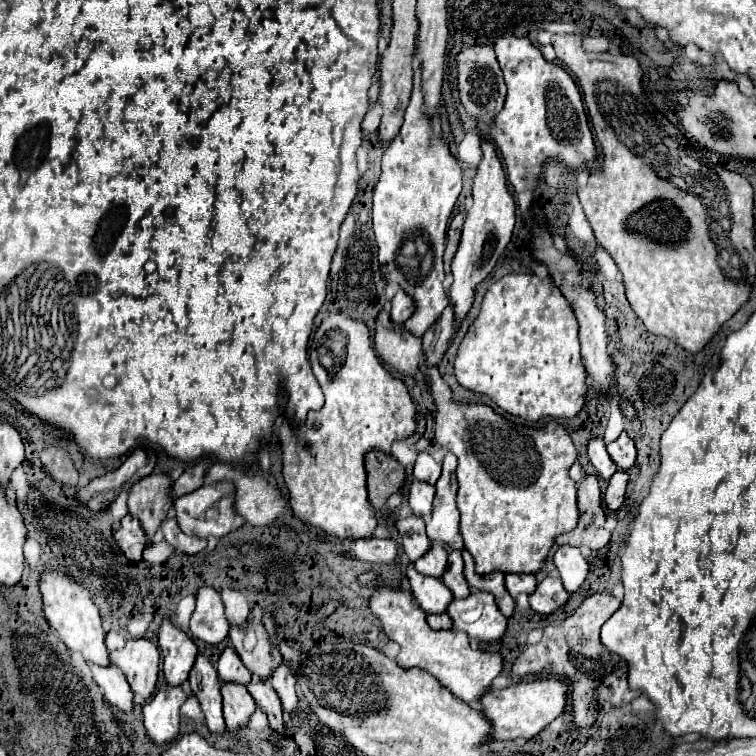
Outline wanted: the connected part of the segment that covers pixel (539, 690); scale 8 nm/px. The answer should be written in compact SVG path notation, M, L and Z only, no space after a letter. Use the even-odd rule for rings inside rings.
M536 678L524 680L516 686L504 690L488 692L480 704L484 716L494 726L494 740L514 740L514 738L532 738L542 732L550 722L554 722L566 708L568 700L568 682L564 678Z

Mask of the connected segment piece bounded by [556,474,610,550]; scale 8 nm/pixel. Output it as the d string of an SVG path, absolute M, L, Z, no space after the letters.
M586 474L578 486L578 510L580 520L572 532L560 534L556 544L560 546L588 546L600 550L610 542L610 532L604 530L606 514L600 500L600 480L594 474Z

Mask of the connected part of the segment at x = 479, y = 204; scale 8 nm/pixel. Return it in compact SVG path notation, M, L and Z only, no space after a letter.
M482 136L482 162L478 164L478 172L474 176L472 196L474 196L474 204L468 210L468 216L462 228L462 240L452 260L454 282L450 286L450 306L444 308L444 312L440 314L440 320L436 320L434 326L428 328L428 332L422 336L422 350L426 354L426 364L420 368L422 374L424 374L424 368L440 366L440 362L444 360L456 332L460 330L464 316L472 308L476 286L482 284L490 276L498 258L506 250L512 238L514 224L516 224L516 204L506 186L506 172L498 158L496 146L490 144L490 140L484 136Z

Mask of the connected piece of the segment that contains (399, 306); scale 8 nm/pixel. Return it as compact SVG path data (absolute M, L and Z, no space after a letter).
M398 290L392 300L392 320L398 324L404 324L412 316L414 308L416 308L416 304L414 304L412 296L406 294L404 290Z

